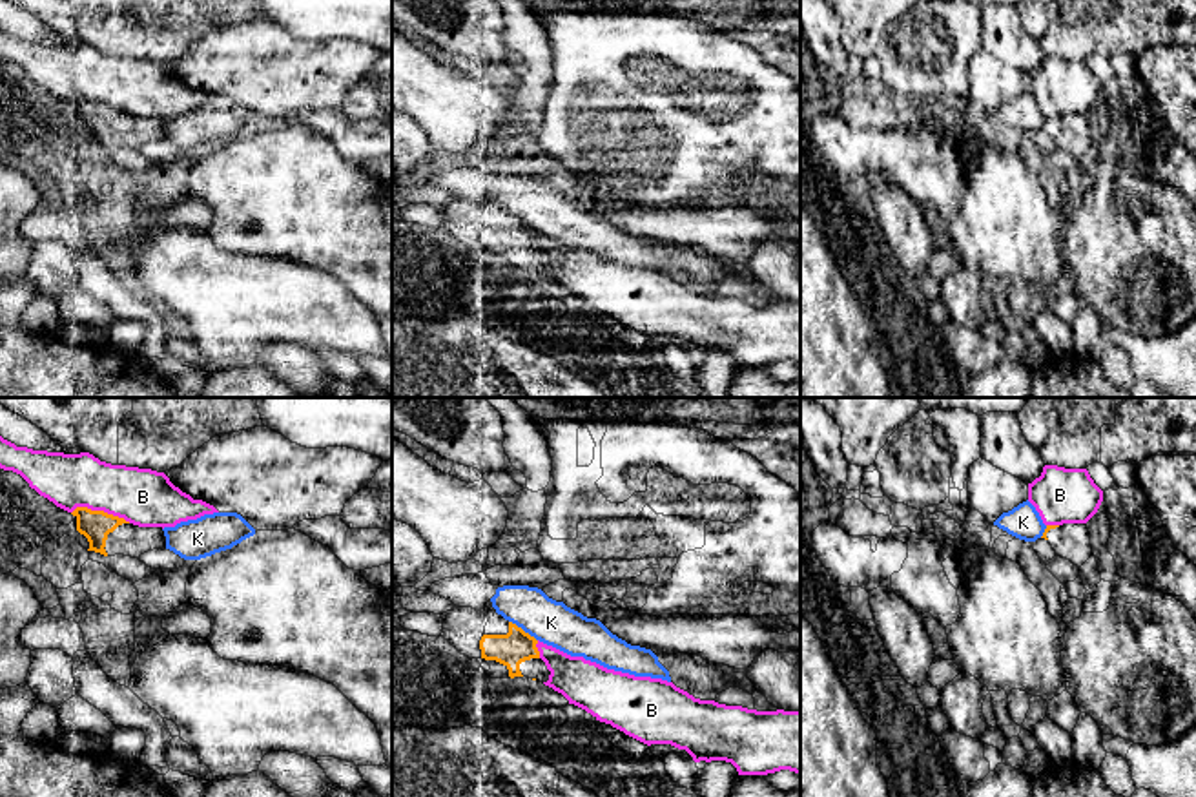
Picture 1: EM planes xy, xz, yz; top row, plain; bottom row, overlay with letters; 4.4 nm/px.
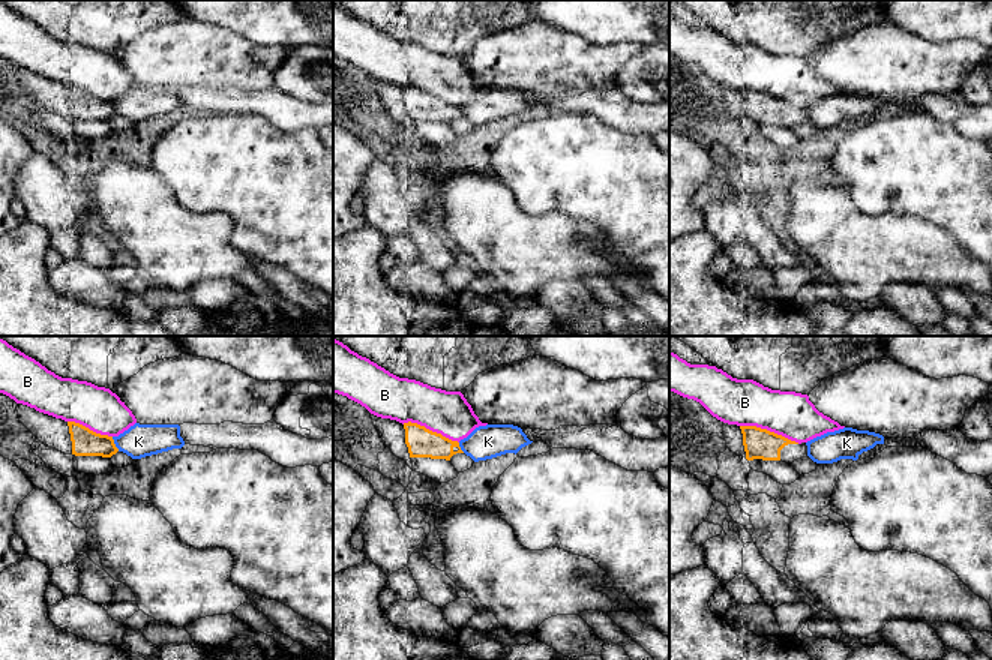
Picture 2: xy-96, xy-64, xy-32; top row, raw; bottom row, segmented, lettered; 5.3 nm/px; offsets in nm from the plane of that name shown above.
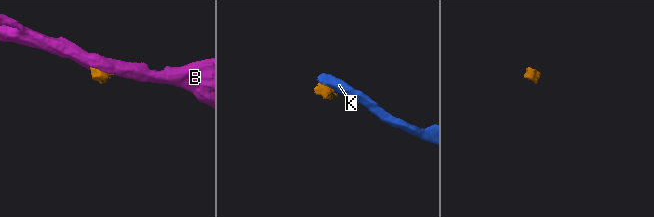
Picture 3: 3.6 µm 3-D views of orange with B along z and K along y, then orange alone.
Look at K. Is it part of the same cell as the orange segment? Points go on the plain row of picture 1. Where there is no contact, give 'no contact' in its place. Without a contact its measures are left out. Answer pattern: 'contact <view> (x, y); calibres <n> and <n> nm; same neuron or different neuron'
contact xz (522, 221); calibres 150 and 190 nm; different neuron

